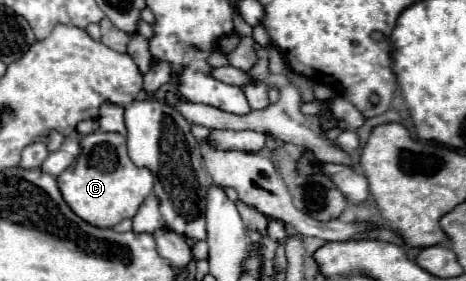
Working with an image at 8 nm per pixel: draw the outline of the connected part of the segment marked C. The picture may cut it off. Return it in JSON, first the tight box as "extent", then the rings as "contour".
{"extent":[59,132,153,226],"contour":[[[91,132],[81,138],[81,154],[77,164],[67,168],[59,178],[59,190],[65,202],[85,222],[93,226],[115,226],[123,218],[133,218],[141,202],[153,192],[153,174],[139,168],[127,156],[127,138],[117,132]]]}

